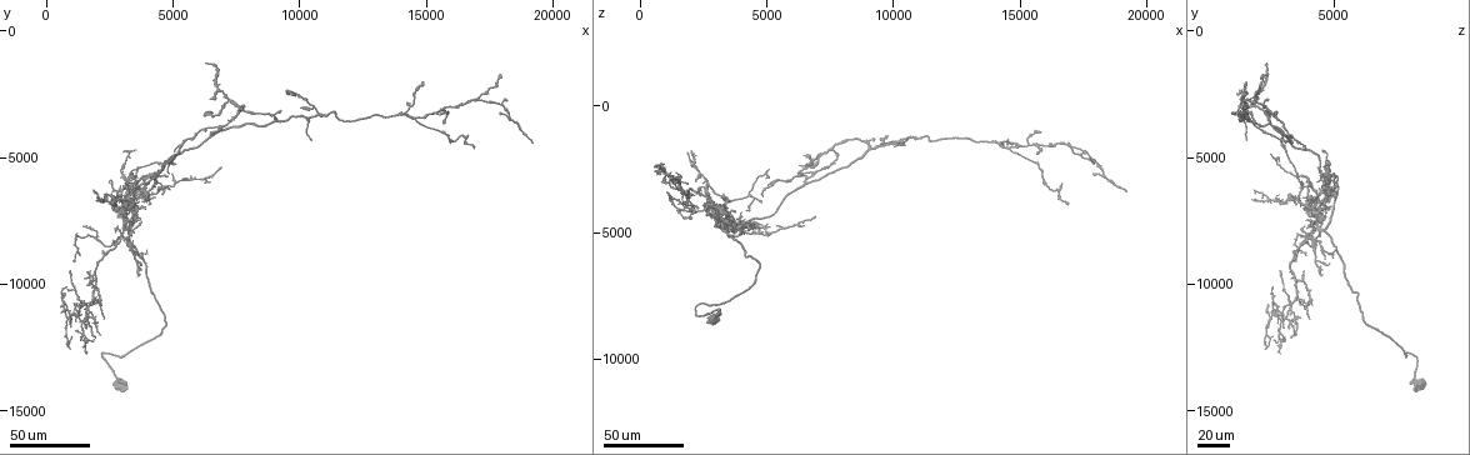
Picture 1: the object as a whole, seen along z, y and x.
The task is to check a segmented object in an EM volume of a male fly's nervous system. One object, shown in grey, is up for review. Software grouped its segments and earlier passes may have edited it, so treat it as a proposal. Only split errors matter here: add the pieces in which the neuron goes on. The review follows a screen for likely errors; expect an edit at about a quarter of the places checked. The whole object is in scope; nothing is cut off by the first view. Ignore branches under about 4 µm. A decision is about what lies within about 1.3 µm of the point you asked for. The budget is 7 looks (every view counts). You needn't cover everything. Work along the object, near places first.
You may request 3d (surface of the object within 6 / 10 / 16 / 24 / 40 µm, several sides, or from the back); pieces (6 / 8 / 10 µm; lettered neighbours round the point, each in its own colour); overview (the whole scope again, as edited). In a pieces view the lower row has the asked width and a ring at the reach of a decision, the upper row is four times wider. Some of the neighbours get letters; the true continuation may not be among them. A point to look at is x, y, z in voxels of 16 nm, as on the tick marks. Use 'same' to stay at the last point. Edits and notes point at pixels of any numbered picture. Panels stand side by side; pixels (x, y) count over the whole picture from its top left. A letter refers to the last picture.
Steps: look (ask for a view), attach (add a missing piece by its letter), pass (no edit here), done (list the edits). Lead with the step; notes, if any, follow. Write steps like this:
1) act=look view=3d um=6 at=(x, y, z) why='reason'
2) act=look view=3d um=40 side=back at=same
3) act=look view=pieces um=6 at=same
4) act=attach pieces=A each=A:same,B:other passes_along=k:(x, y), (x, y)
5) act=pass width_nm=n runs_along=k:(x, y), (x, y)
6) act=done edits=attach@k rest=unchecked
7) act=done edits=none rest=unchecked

act=look view=3d um=24 at=(4900, 5600, 3500) why='an open end'

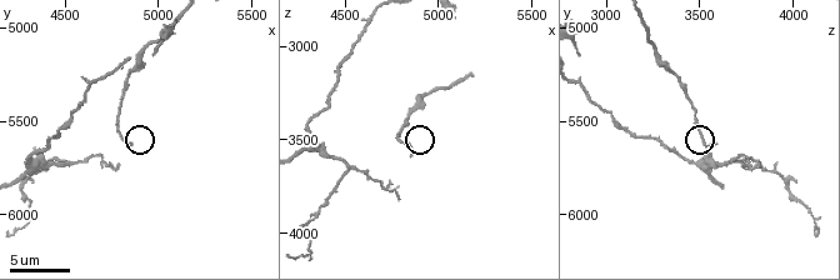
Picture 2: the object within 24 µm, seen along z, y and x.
act=look view=pieces um=8 at=(4860, 5620, 3580) why='what lies round it'

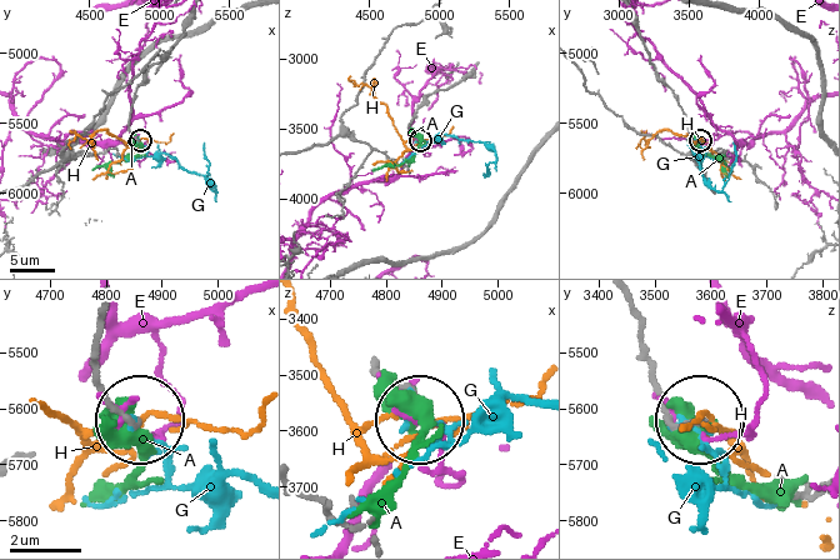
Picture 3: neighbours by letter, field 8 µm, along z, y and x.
act=pass each=A:other,E:other,G:other,H:other found='none of them fits'

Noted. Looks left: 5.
act=look view=3d um=24 at=(4000, 6800, 4600) why='free end'

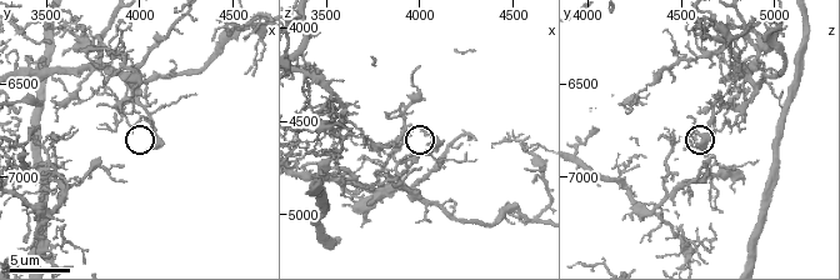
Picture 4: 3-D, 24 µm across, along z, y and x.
act=look view=pieces um=8 at=(4060, 6860, 4620) why='see the neighbours'

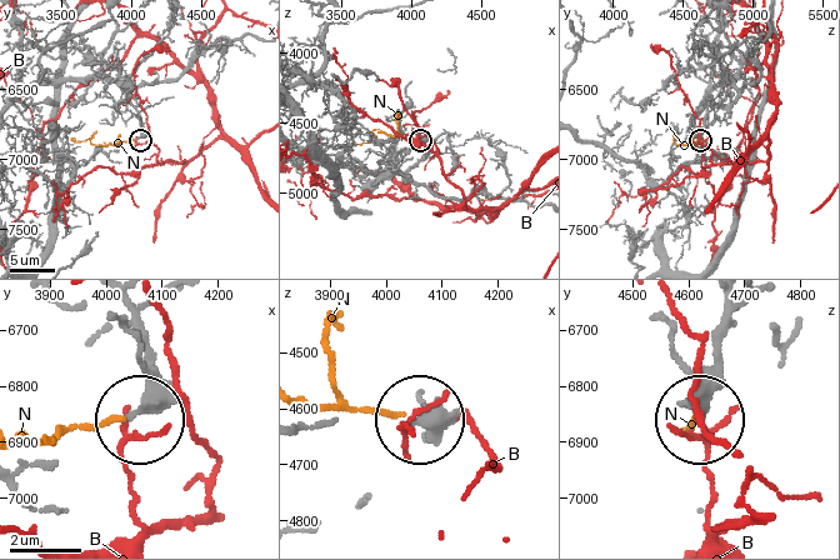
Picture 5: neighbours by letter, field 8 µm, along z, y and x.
act=pass each=B:other,N:other runs_along=5:(125, 306), (150, 378), (144, 411) found='none of them fits'

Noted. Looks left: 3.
act=look view=3d um=40 at=(10400, 4200, 1500) why='long arm stops here'

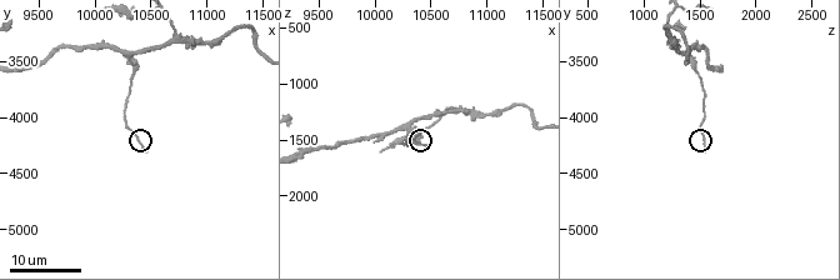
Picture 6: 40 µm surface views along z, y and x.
act=look view=pieces um=6 at=(10440, 4300, 1540)

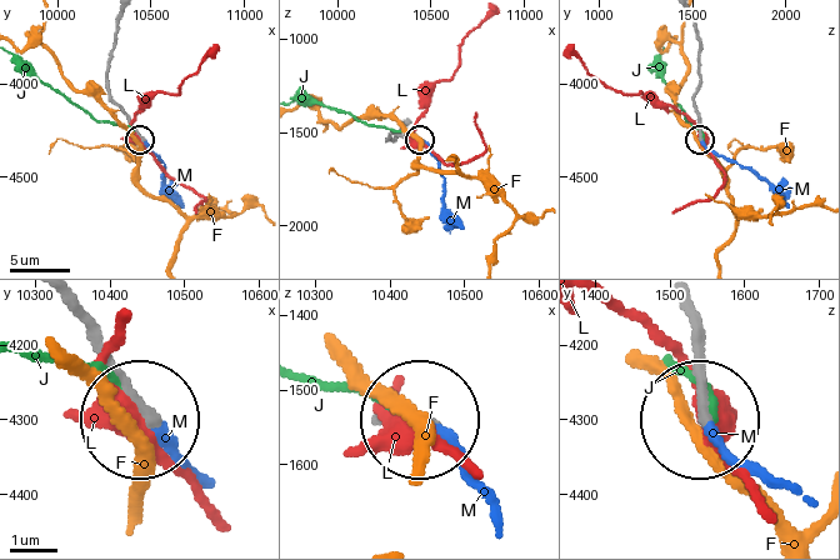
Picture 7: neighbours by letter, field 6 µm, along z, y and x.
act=attach pieces=M each=F:other,J:other,L:other,M:same passes_along=7:(64, 305), (191, 471) found='the neuron continues'

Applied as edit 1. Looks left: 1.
act=done edits=attach@7 rest=unchecked

